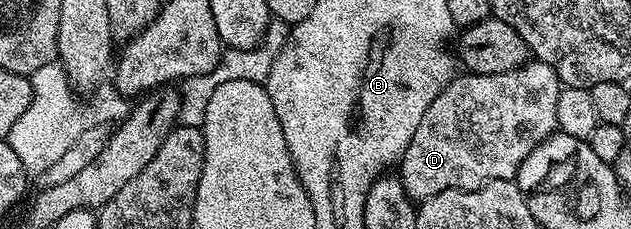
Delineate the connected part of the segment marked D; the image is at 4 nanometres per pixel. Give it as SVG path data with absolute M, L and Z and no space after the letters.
M528 62L505 74L456 75L445 90L433 98L429 110L425 110L425 118L421 118L417 131L413 133L413 142L409 142L398 165L397 175L412 201L429 200L450 188L473 192L494 180L514 181L521 162L525 162L531 151L556 131L560 87L558 72L540 62Z

